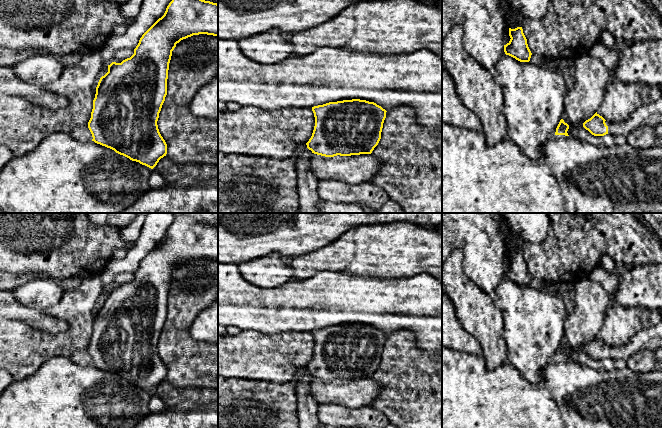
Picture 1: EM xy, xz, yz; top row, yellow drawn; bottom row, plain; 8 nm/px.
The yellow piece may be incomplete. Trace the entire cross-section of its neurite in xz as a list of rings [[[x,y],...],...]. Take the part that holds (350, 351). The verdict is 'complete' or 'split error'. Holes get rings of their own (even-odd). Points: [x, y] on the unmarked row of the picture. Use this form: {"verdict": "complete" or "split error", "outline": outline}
{"verdict": "split error", "outline": [[[360,323],[329,326],[312,331],[312,335],[315,341],[314,354],[306,367],[307,373],[300,378],[295,388],[299,428],[322,428],[323,426],[317,416],[319,403],[312,396],[310,389],[312,378],[325,381],[371,378],[381,363],[387,336],[374,326]]]}

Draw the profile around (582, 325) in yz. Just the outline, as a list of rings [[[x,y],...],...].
[[[586,277],[571,287],[574,300],[574,310],[566,315],[565,334],[562,343],[569,349],[567,355],[569,360],[584,366],[589,366],[599,370],[610,371],[615,369],[614,360],[606,358],[604,360],[594,360],[583,351],[583,347],[590,343],[599,333],[603,324],[606,312],[610,306],[610,294],[596,281]]]

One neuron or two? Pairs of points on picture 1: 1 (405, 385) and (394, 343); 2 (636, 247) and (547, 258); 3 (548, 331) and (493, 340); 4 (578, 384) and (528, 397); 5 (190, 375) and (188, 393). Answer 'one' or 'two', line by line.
1: one
2: one
3: two
4: one
5: two

